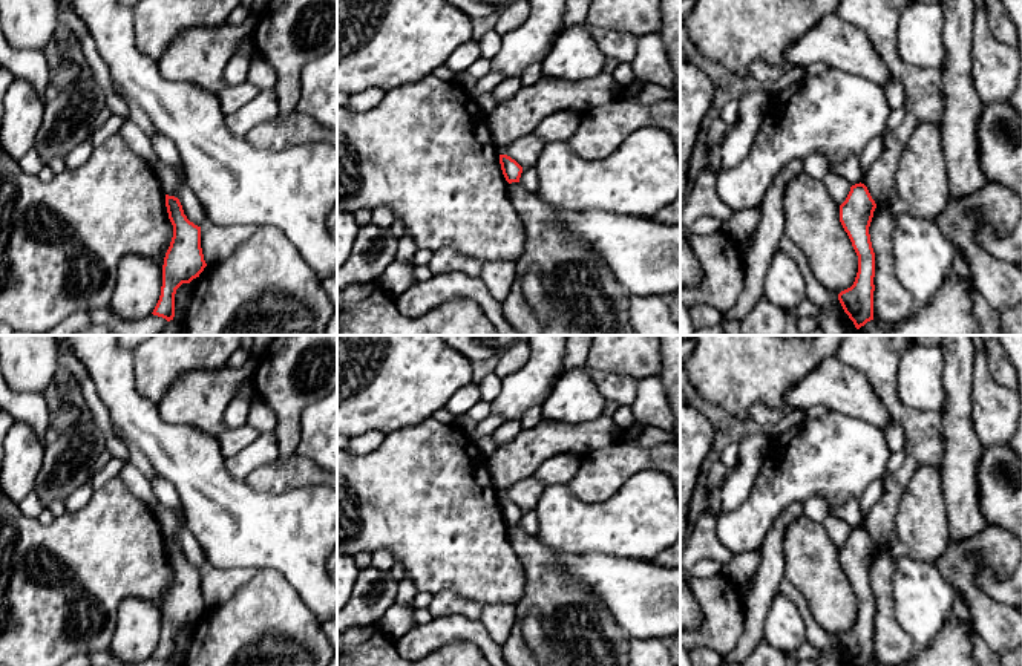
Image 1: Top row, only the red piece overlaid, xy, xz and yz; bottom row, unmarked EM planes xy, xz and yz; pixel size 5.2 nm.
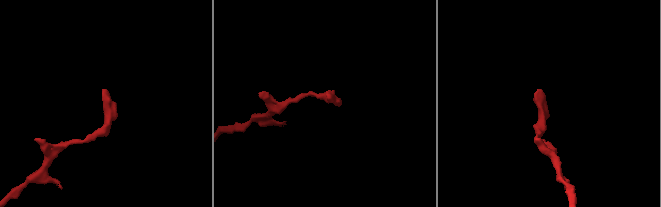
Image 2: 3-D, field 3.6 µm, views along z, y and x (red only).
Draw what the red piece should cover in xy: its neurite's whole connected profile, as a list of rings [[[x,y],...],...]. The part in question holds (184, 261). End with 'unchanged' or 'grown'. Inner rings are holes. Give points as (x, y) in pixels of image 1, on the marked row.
[[[165,194],[165,207],[173,237],[164,257],[161,295],[152,314],[170,322],[175,317],[176,289],[199,277],[207,263],[201,248],[201,227],[187,219],[178,198]]]; unchanged

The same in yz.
[[[861,182],[850,187],[840,205],[840,222],[858,256],[858,273],[853,285],[838,294],[838,300],[857,329],[873,320],[875,253],[869,227],[875,208],[875,201]]]; unchanged

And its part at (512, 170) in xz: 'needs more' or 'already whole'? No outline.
already whole

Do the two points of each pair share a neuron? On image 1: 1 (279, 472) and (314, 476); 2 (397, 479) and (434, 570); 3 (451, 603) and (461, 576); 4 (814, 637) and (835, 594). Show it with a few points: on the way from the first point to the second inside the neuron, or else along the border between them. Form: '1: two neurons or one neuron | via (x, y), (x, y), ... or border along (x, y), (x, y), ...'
1: one neuron | via (288, 472), (305, 473)
2: one neuron | via (420, 502), (434, 516), (434, 547)
3: two neurons | border along (434, 593), (452, 590), (484, 605)
4: two neurons | border along (802, 594), (811, 616), (829, 634), (837, 637)

